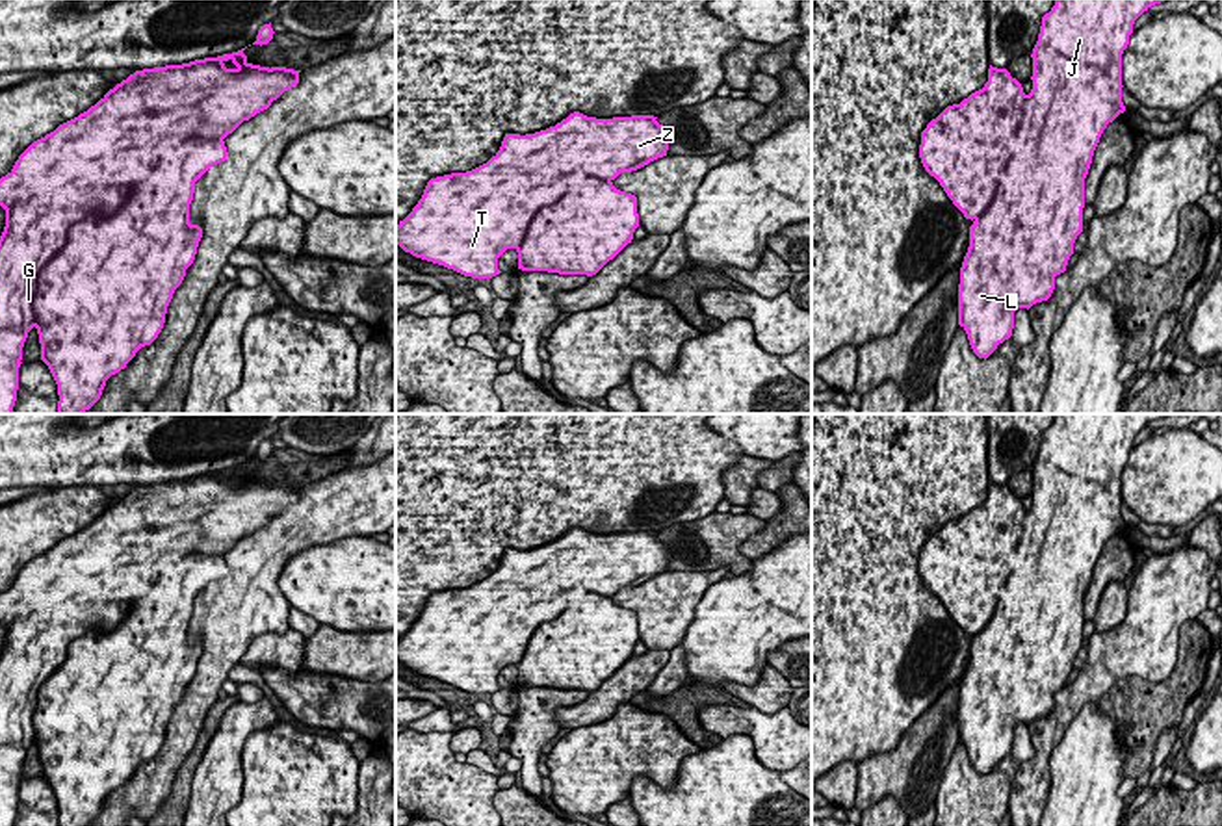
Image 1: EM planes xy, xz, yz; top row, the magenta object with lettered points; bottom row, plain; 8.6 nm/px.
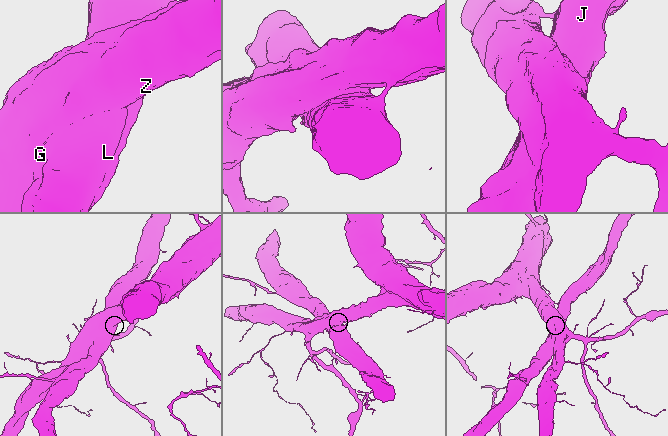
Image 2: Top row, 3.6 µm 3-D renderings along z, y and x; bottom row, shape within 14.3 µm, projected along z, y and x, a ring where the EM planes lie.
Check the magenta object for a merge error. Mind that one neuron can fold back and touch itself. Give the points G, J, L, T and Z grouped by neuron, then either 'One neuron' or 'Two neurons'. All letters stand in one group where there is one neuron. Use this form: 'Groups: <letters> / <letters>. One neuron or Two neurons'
Groups: G T Z / J L. Two neurons

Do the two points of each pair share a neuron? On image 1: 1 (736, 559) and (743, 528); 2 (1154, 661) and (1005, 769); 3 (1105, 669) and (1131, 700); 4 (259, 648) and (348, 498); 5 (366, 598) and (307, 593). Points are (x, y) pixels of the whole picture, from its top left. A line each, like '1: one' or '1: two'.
1: one
2: two
3: two
4: two
5: one

